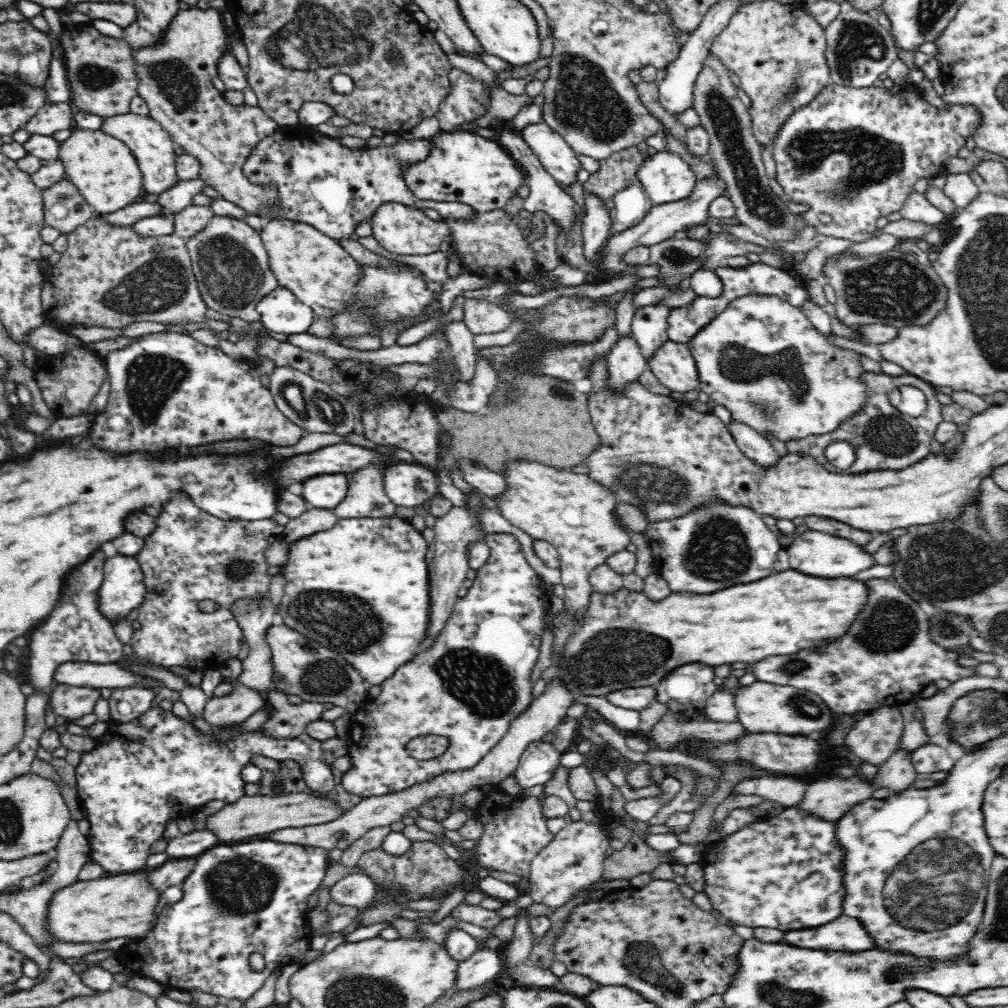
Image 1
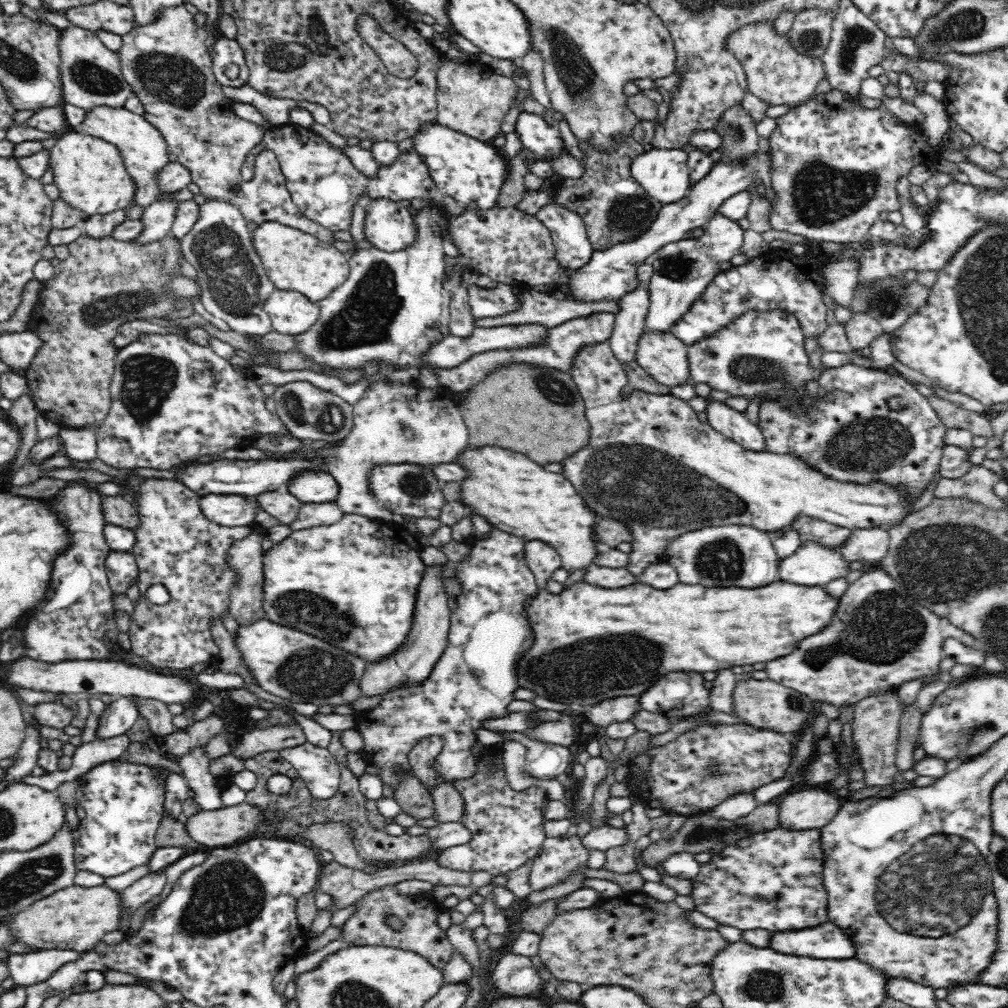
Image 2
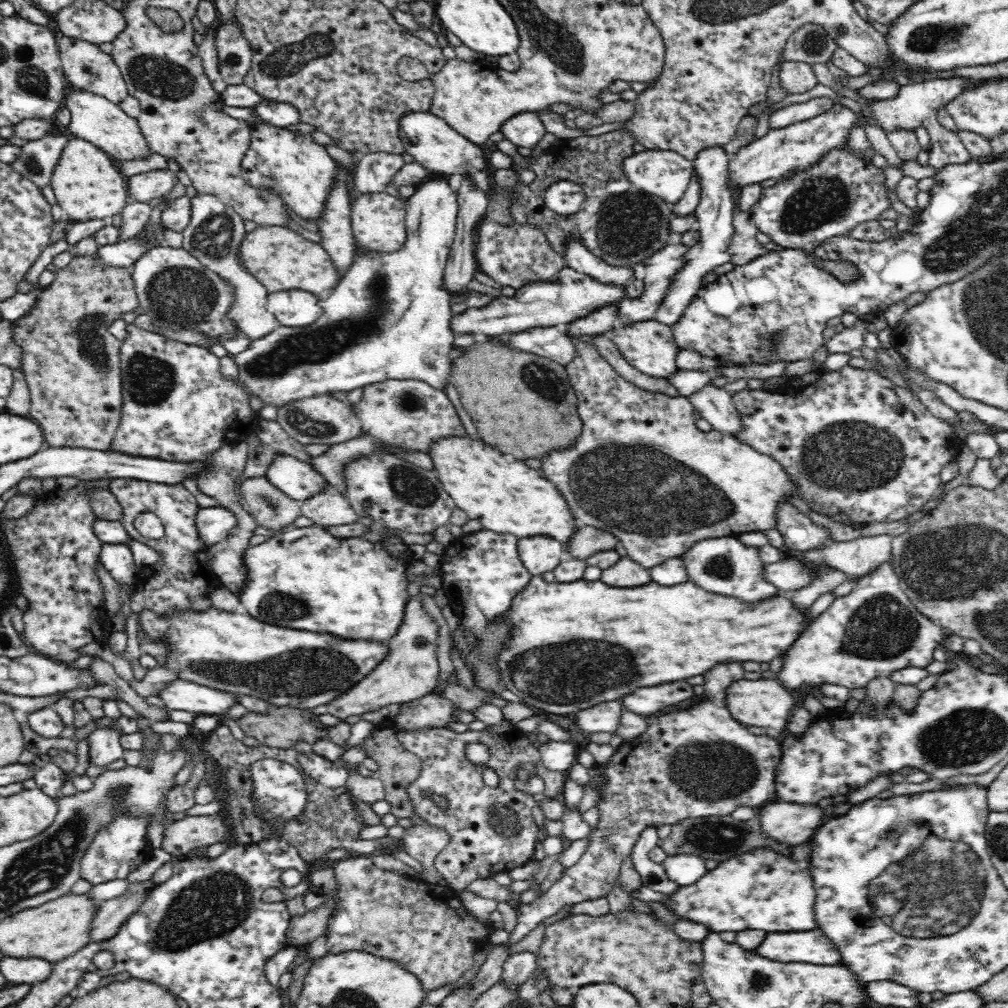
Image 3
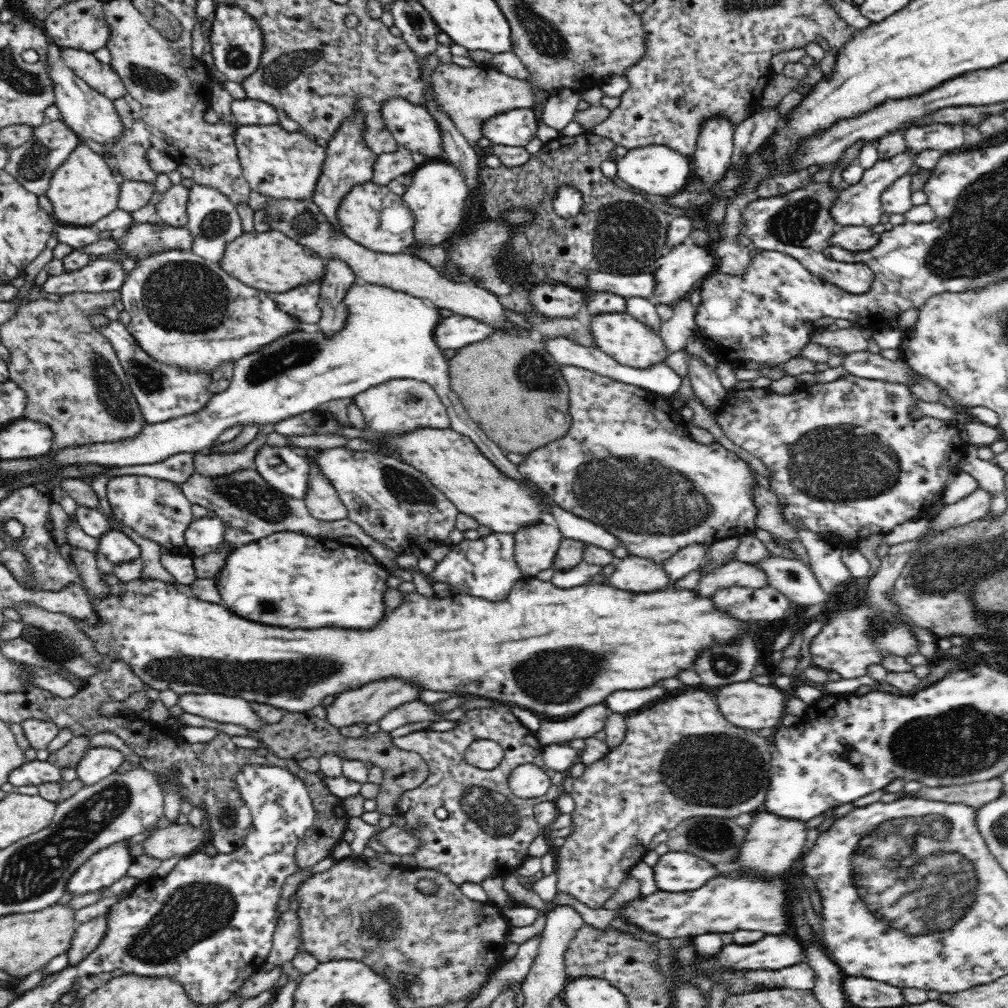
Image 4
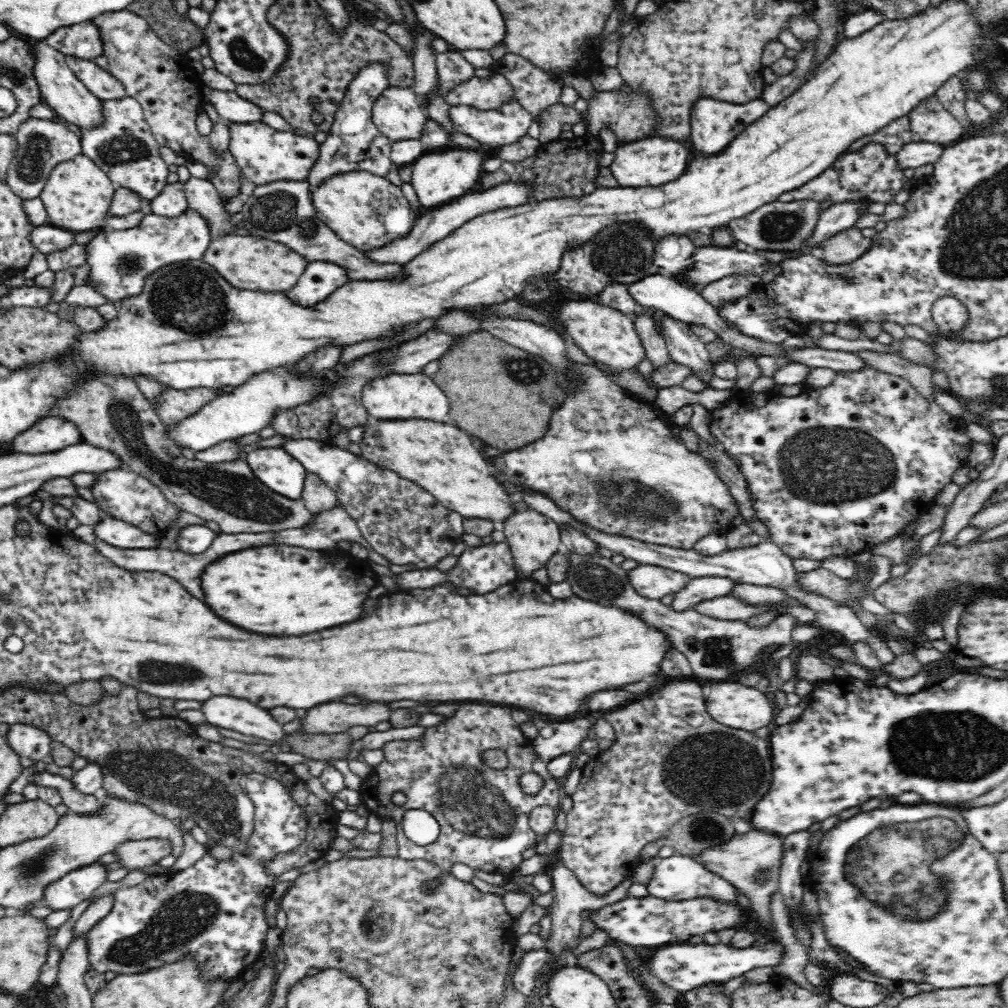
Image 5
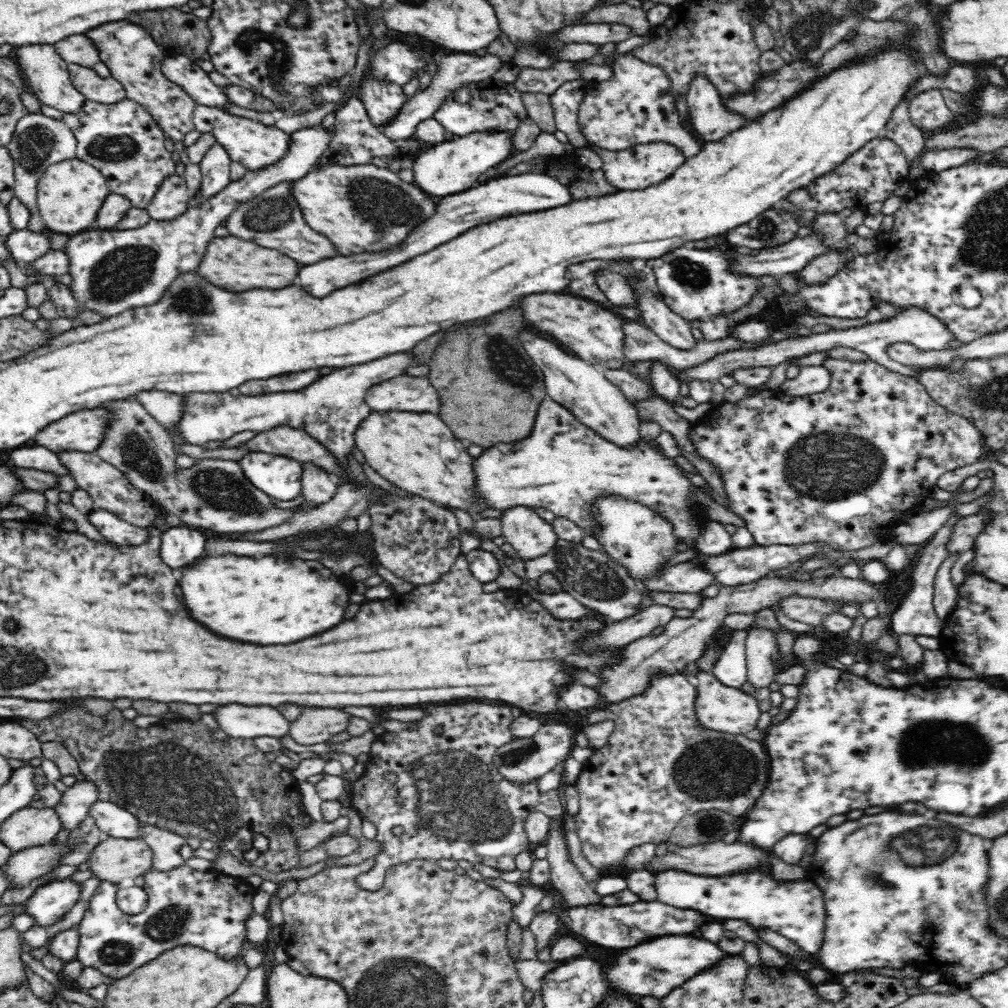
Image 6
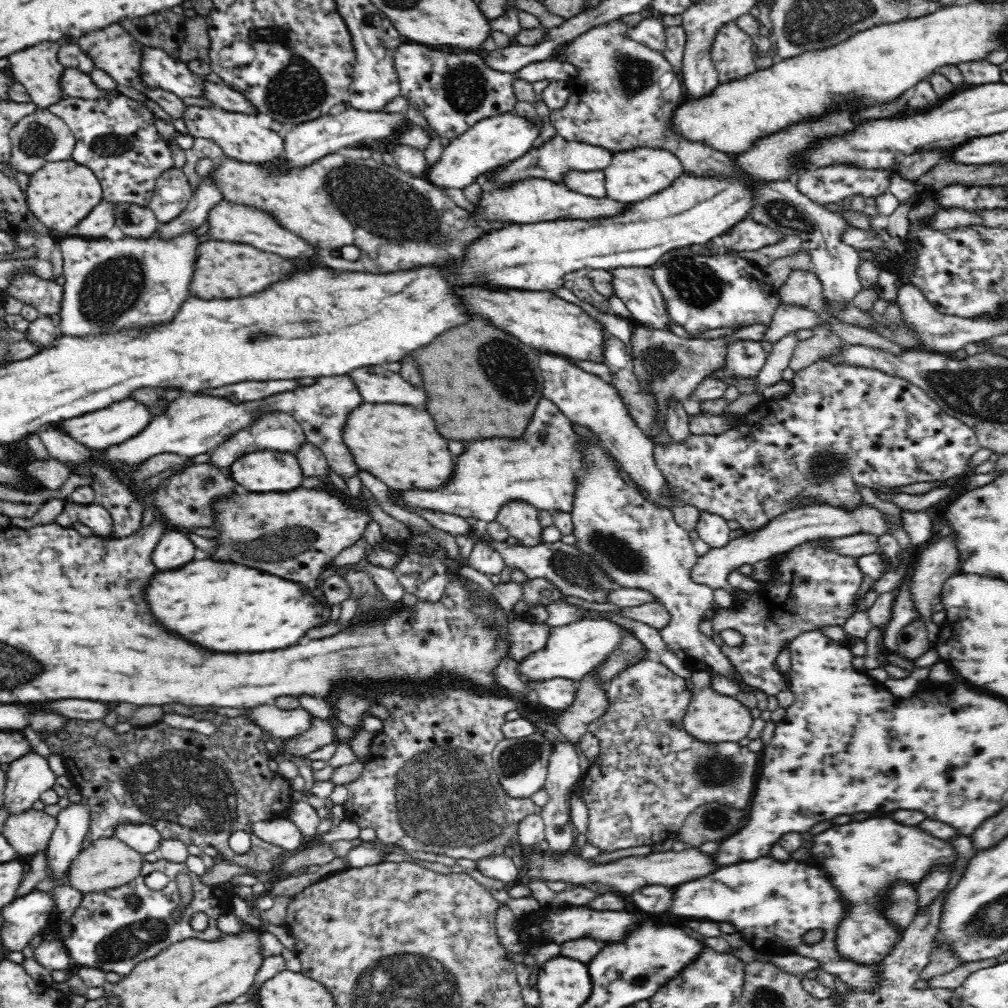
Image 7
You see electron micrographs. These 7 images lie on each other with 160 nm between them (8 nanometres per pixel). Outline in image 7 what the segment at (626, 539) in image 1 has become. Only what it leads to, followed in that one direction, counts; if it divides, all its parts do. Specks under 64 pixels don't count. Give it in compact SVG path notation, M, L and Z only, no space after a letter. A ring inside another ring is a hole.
M362 402L348 414L342 437L359 472L369 472L393 490L434 490L450 478L448 442L434 430L436 424L426 410Z

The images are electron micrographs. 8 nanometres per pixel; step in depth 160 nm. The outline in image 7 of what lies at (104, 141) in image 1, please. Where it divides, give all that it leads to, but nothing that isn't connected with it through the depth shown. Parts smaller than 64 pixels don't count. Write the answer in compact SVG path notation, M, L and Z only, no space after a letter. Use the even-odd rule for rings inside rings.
M72 158L54 162L44 162L40 170L29 175L25 197L28 208L40 222L48 228L69 233L88 212L102 201L102 187L98 177L87 166L82 166Z

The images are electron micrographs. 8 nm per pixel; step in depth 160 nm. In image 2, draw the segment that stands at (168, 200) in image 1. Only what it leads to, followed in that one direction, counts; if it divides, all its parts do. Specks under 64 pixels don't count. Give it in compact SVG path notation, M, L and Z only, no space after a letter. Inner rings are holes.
M154 201L147 206L140 218L142 232L134 240L130 240L130 243L145 245L167 237L176 216L176 206L178 206L176 201Z

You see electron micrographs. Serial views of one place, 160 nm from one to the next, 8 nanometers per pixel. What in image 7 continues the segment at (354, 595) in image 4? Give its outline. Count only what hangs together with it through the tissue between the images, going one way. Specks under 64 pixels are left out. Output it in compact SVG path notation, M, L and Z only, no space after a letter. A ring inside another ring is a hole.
M214 560L193 561L178 569L152 574L152 580L148 580L146 586L146 602L162 628L212 652L230 654L288 648L296 644L296 640L302 638L308 628L320 626L328 618L328 608L320 608L316 604L312 608L312 602L316 600L310 594L302 594L302 586L238 564L224 564Z

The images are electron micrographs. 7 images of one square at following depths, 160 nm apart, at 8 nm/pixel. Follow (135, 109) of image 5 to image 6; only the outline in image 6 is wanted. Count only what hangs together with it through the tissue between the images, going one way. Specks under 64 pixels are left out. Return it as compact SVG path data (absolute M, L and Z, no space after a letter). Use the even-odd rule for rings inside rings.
M85 99L84 104L76 112L61 112L61 120L77 138L75 157L95 166L104 175L110 192L128 199L132 207L146 209L162 182L176 173L176 162L164 145L166 138L163 130L155 118L146 111L145 106L137 102L124 99L107 105Z

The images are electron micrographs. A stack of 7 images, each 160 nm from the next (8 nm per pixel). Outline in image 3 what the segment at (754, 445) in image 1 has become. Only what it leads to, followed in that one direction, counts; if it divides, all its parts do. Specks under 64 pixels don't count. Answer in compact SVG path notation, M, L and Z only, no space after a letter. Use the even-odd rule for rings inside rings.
M706 382L700 390L688 396L694 410L705 418L713 430L724 435L736 435L741 428L741 418L736 412L732 394L724 386Z

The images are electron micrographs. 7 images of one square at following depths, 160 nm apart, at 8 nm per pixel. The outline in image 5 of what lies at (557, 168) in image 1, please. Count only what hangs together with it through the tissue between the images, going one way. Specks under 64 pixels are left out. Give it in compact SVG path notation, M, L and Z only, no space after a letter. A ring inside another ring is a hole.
M514 97L512 100L504 102L496 110L480 110L476 106L468 106L467 104L448 105L450 105L448 117L454 125L454 130L471 136L481 144L488 144L492 149L518 142L522 136L527 134L533 121L532 113L528 112Z

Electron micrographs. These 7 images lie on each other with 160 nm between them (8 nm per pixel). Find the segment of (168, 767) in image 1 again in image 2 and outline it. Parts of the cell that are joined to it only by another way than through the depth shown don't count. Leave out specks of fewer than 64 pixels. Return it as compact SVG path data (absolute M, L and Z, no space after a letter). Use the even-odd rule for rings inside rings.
M306 741L302 746L287 748L279 753L299 772L316 799L326 800L337 794L344 769L327 748ZM119 759L86 772L82 776L84 786L78 786L76 792L77 801L86 811L74 850L77 870L88 870L105 879L146 865L157 850L155 837L165 812L165 783L174 778L168 770L134 766Z

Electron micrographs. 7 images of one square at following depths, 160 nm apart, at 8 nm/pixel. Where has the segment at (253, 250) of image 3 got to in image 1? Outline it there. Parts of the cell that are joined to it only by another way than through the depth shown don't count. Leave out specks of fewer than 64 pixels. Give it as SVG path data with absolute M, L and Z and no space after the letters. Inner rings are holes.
M284 218L264 221L260 238L279 287L292 291L316 316L332 317L353 302L360 265L336 239L309 224Z

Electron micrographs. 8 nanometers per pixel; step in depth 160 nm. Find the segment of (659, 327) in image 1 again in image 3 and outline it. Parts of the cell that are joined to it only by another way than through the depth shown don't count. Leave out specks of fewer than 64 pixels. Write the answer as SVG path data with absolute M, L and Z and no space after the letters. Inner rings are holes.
M722 146L703 148L694 159L693 170L694 174L698 175L698 183L700 183L700 200L694 214L699 224L701 239L685 254L687 263L675 274L671 282L672 286L666 294L668 298L664 298L664 304L656 312L655 320L668 327L680 321L694 296L697 296L697 292L701 290L700 280L716 266L729 261L728 253L724 251L728 248L728 242L734 234L732 224L734 200L732 200L731 190L728 188L729 160L730 155Z

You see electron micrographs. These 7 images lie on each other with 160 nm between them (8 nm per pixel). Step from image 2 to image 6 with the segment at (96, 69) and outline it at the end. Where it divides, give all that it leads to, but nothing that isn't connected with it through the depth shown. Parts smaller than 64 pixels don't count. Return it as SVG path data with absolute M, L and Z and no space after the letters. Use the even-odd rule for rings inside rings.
M67 65L72 85L85 99L107 105L126 99L125 89L114 77L102 78L94 69Z

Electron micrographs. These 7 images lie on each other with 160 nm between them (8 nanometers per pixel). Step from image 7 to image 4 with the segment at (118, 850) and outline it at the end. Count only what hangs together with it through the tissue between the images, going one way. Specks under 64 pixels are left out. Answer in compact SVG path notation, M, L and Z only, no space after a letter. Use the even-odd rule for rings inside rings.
M190 823L168 825L155 830L140 843L144 852L152 858L168 860L172 856L189 856L204 842L201 828L193 828Z

